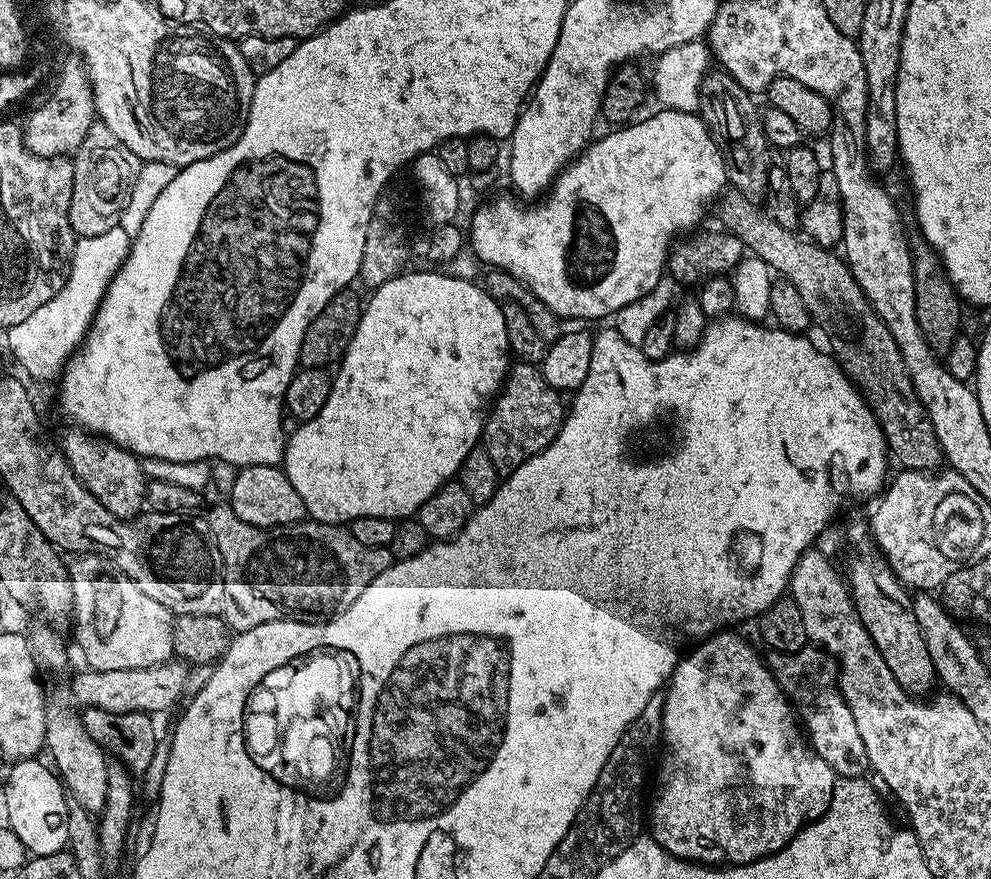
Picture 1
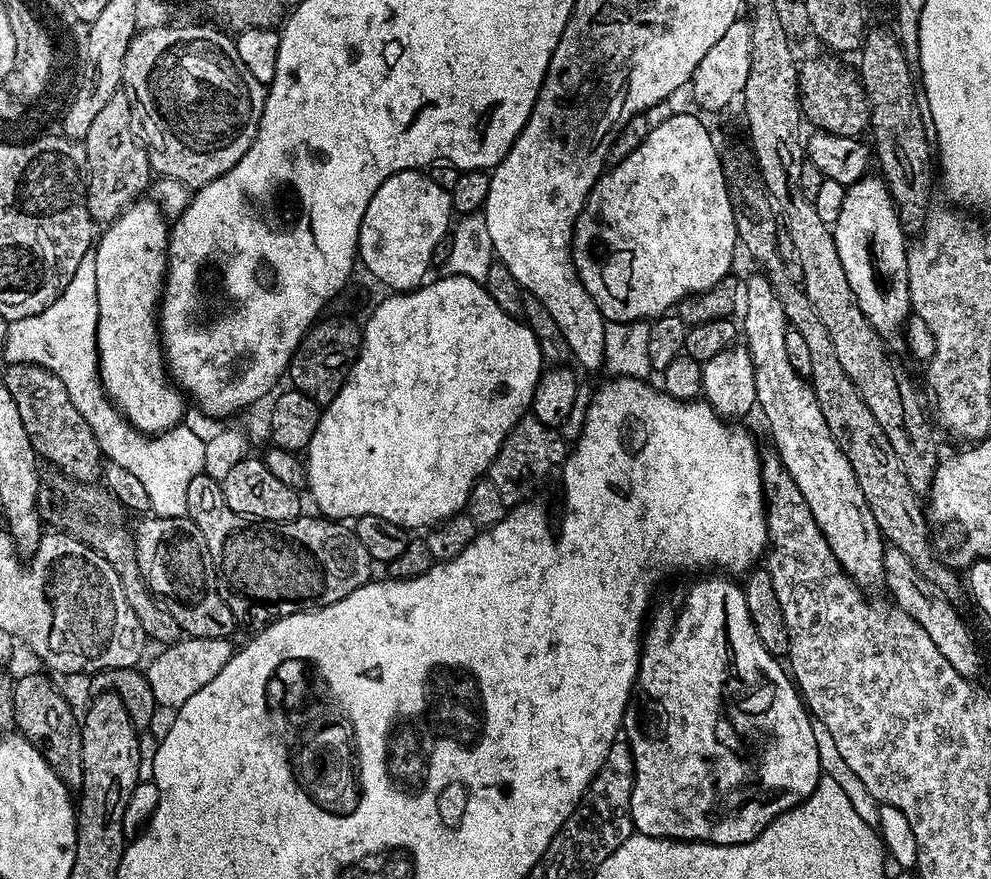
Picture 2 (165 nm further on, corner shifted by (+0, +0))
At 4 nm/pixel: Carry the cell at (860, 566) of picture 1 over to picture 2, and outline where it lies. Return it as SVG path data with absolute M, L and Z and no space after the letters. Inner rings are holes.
M757 274L743 281L742 312L743 308L742 340L754 362L756 403L759 411L764 411L764 420L772 431L775 455L784 463L790 478L794 478L794 486L802 490L802 498L806 498L818 530L822 530L842 570L859 588L871 590L875 584L883 585L885 538L878 522L874 522L874 514L870 514L866 494L862 494L862 486L858 486L846 454L834 442L830 426L826 426L826 417L818 406L811 383L790 366L786 354L788 319L767 276Z

